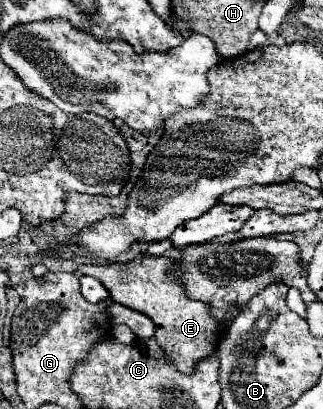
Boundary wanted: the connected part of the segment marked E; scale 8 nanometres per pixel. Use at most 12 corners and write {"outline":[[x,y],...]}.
{"outline":[[171,258],[79,266],[143,312],[179,372],[217,350],[223,324],[167,276]]}

